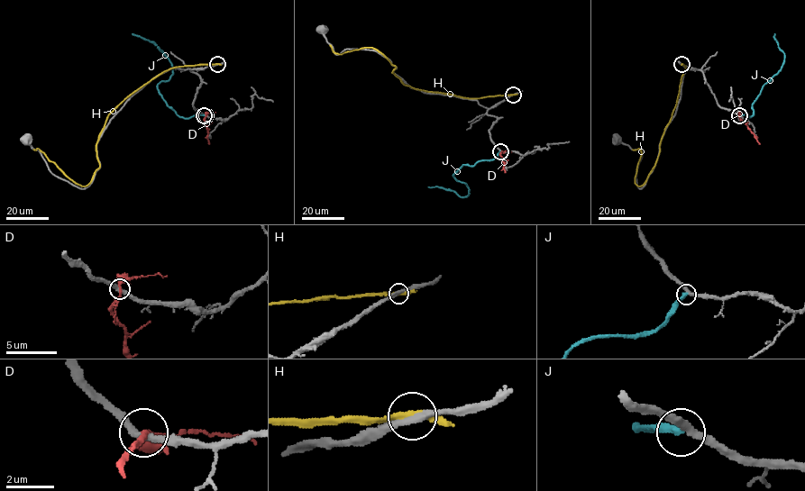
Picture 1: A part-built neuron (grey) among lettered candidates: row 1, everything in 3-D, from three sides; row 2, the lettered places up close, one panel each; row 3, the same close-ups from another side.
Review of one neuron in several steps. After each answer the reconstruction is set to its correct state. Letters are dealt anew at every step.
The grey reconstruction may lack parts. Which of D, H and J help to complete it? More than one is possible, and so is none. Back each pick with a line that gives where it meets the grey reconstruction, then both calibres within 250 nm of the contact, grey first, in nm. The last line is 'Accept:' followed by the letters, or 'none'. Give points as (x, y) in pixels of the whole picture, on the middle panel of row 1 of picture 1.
Accept: none

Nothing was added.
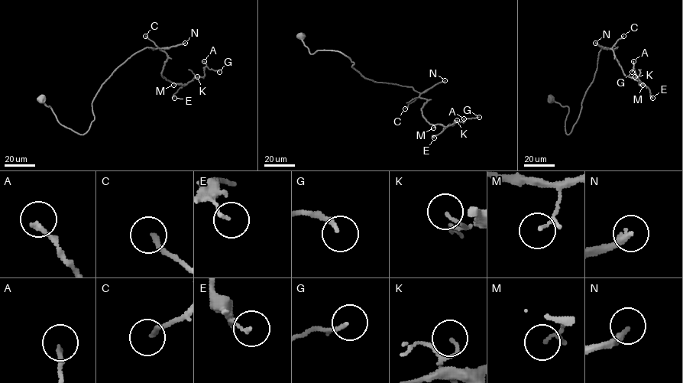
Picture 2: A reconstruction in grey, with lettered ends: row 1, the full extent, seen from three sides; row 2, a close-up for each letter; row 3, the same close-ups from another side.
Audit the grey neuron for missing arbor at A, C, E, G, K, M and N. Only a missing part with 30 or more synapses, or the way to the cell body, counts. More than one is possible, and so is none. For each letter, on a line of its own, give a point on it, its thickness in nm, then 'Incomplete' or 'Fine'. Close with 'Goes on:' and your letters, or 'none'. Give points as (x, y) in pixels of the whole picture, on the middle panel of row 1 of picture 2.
A: Place: (464, 118). Thickness 150 nm. Fine
C: Place: (405, 108). Thickness 170 nm. Fine
E: Place: (434, 137). Thickness 130 nm. Fine
G: Place: (479, 117). Thickness 150 nm. Fine
K: Place: (457, 120). Thickness 120 nm. Fine
M: Place: (433, 128). Thickness 130 nm. Fine
N: Place: (445, 80). Thickness 280 nm. Incomplete
Goes on: N

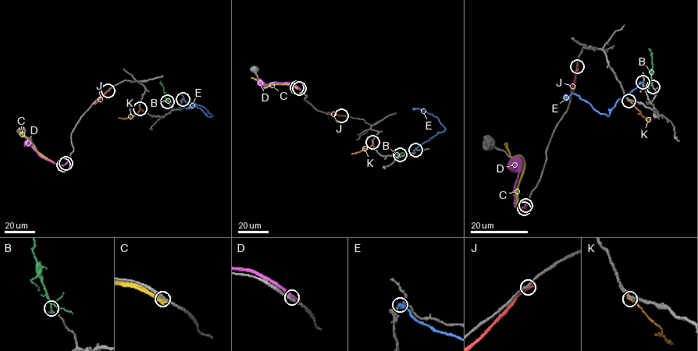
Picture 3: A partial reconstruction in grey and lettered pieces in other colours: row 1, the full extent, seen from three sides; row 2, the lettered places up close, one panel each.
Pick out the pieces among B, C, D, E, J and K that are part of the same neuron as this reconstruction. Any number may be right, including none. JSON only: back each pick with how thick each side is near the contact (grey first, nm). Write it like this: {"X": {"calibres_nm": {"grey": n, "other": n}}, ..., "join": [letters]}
{"B": {"calibres_nm": {"grey": 120, "other": 130}}, "join": ["B"]}

